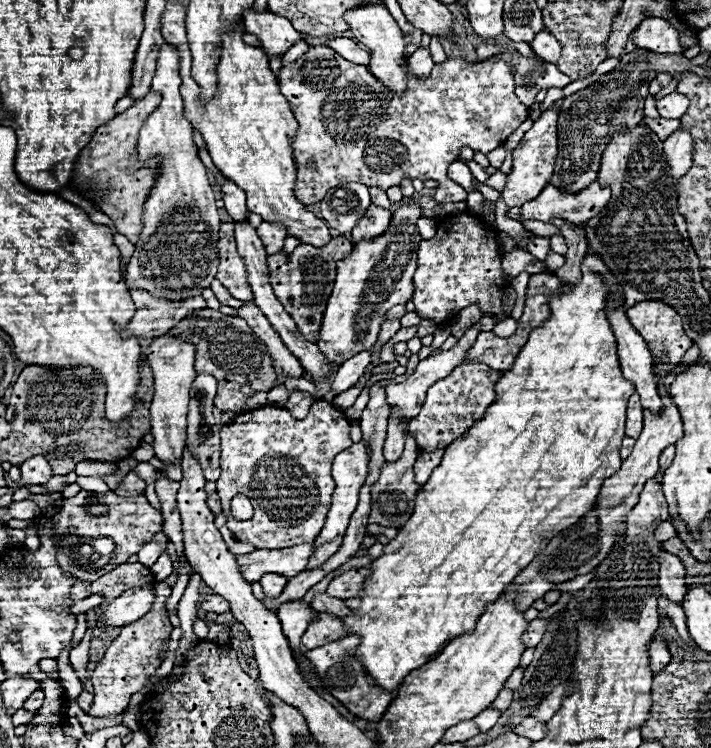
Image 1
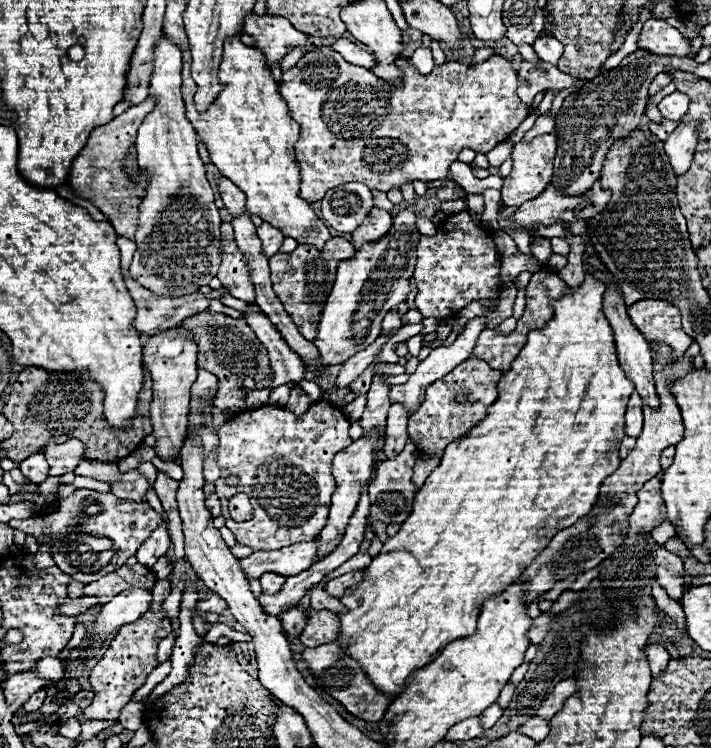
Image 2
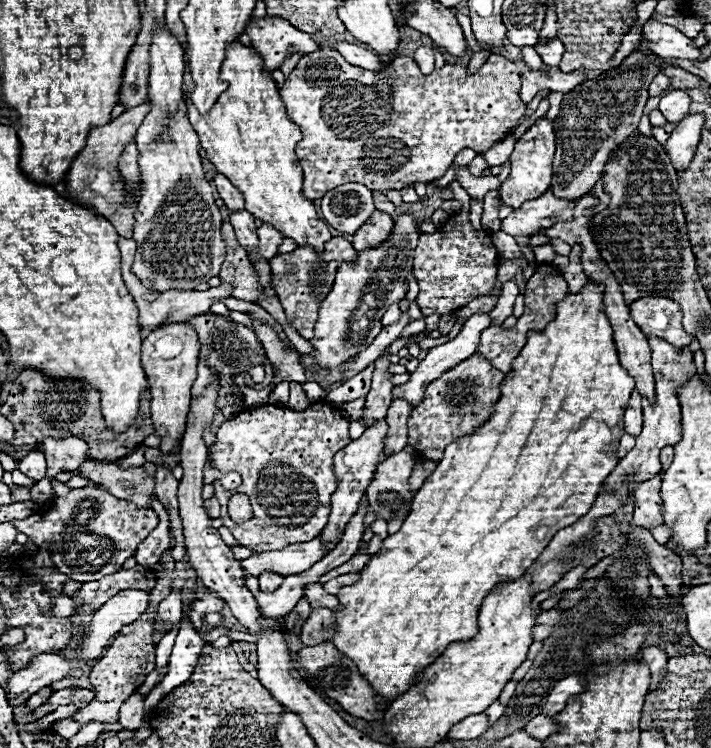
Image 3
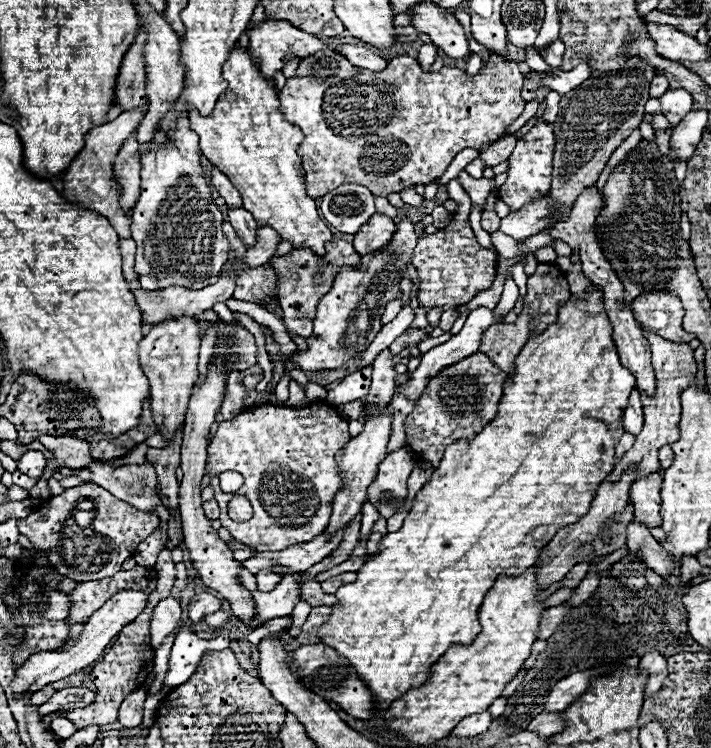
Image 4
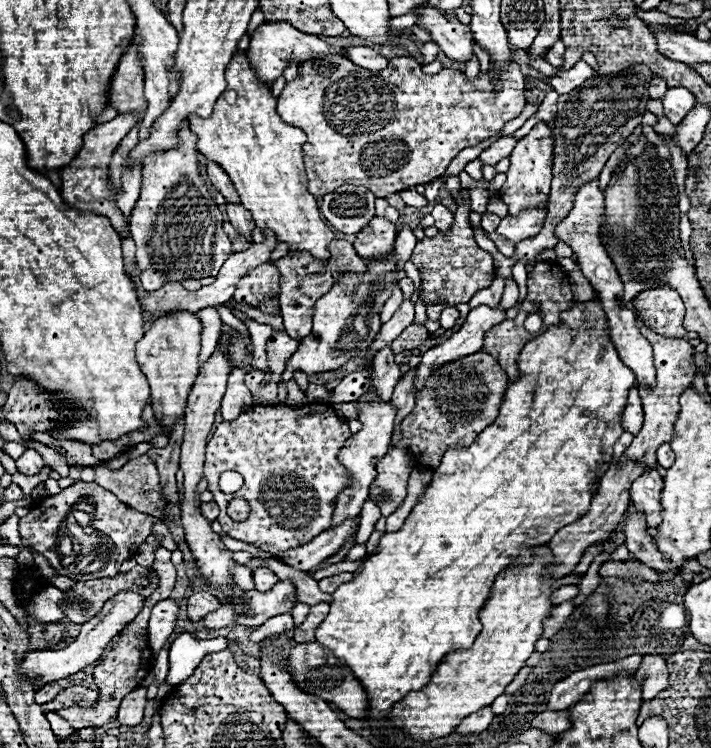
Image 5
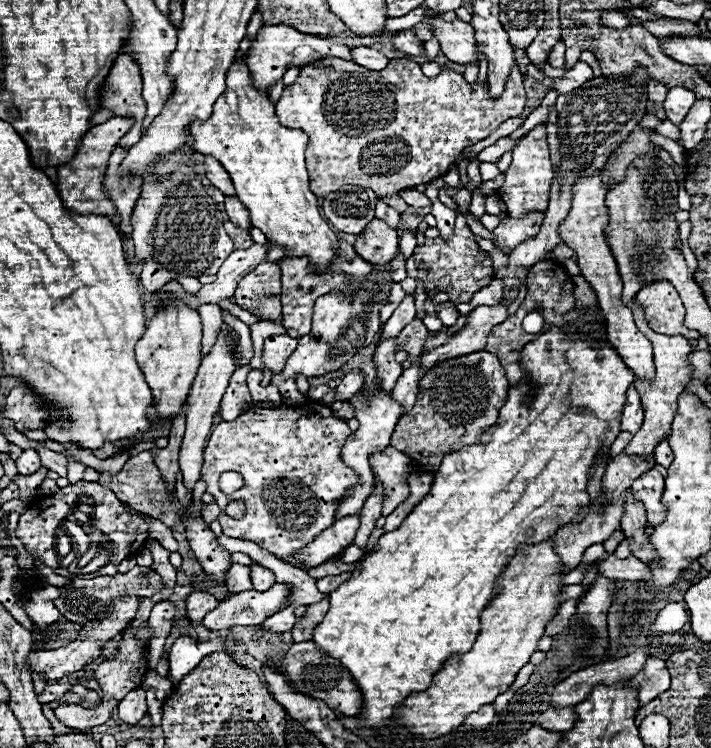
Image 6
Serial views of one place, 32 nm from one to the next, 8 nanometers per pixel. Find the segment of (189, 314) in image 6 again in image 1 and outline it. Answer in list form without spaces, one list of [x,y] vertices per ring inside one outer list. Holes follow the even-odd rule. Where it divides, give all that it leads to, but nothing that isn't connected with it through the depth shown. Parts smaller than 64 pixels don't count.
[[[160,336],[154,338],[152,344],[146,350],[146,360],[150,362],[150,368],[154,372],[156,392],[150,406],[150,424],[152,424],[152,436],[154,436],[154,452],[156,458],[162,464],[182,464],[182,454],[186,446],[186,414],[188,414],[188,392],[196,378],[194,370],[194,346],[182,342],[174,336]]]

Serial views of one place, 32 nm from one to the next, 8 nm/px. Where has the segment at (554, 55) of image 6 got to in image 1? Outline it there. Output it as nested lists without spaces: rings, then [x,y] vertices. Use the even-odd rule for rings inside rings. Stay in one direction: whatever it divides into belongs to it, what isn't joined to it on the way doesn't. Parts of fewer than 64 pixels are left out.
[[[540,30],[532,42],[528,42],[530,48],[534,48],[534,52],[538,56],[544,56],[546,62],[556,62],[560,52],[562,52],[562,46],[558,44],[558,40],[548,32],[548,30]]]

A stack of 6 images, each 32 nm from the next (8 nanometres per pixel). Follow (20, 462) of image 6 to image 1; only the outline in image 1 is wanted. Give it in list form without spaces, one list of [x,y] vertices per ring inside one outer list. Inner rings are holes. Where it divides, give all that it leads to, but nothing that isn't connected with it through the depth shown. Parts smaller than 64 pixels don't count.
[[[34,456],[34,458],[26,460],[20,466],[20,480],[16,482],[16,486],[18,488],[24,488],[24,486],[42,486],[50,478],[52,478],[50,464],[42,456]]]

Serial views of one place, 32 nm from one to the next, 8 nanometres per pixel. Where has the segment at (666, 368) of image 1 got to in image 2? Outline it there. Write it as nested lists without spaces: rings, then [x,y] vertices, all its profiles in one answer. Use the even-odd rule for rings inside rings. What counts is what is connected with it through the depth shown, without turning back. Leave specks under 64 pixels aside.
[[[640,300],[628,308],[628,316],[648,342],[670,346],[674,360],[680,358],[694,342],[682,330],[678,308],[664,300]]]

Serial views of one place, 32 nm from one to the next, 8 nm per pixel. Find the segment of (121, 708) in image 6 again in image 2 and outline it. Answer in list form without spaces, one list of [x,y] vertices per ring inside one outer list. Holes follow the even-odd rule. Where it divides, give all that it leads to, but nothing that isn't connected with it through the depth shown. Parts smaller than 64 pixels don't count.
[[[128,702],[120,712],[120,724],[126,730],[136,732],[142,726],[142,710],[144,710],[144,702]]]

